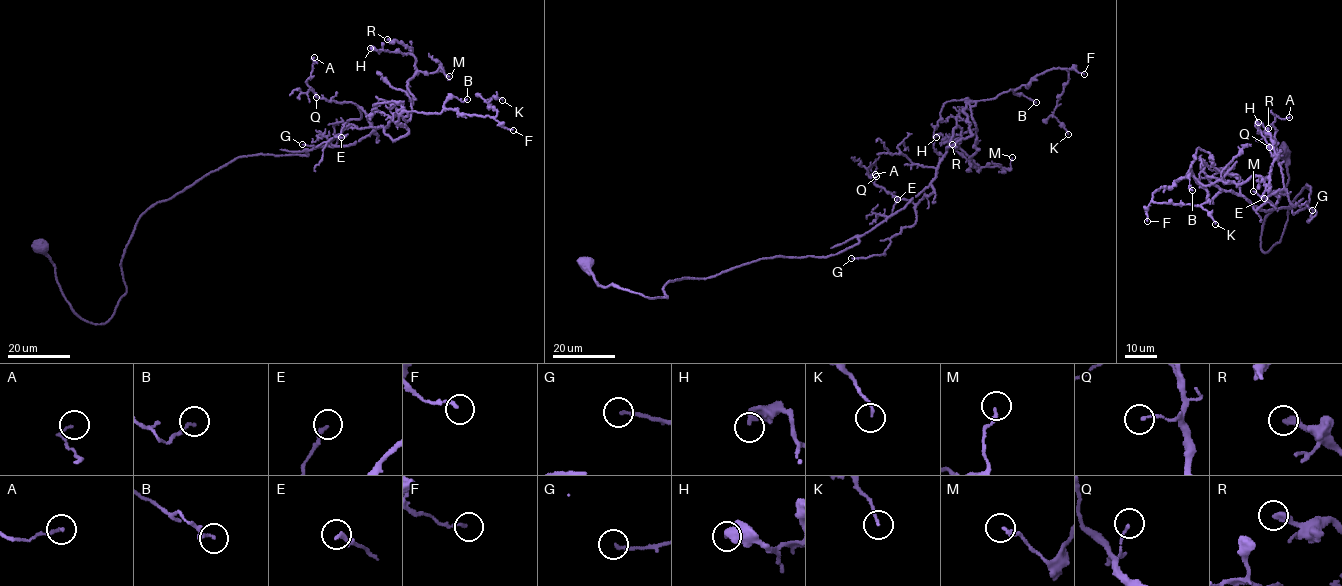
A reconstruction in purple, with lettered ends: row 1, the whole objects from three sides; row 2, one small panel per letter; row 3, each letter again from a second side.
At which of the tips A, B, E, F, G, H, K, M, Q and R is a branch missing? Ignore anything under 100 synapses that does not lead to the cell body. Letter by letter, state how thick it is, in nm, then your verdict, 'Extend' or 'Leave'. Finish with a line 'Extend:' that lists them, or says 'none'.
A: Thickness 120 nm. Leave
B: Thickness 170 nm. Leave
E: Thickness 200 nm. Leave
F: Thickness 140 nm. Leave
G: Thickness 170 nm. Leave
H: Thickness 400 nm. Leave
K: Thickness 120 nm. Leave
M: Thickness 140 nm. Leave
Q: Thickness 130 nm. Leave
R: Thickness 340 nm. Leave
Extend: none

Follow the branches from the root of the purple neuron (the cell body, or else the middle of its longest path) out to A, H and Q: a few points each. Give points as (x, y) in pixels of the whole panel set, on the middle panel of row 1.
A: (585, 262), (598, 286), (654, 298), (669, 280), (837, 254), (934, 193), (914, 204), (875, 174)
H: (585, 262), (654, 298), (837, 254), (927, 187), (973, 134), (968, 103), (977, 169), (936, 137)
Q: (585, 262), (598, 286), (654, 298), (667, 297), (669, 280), (837, 254), (934, 193), (914, 204), (876, 176)

